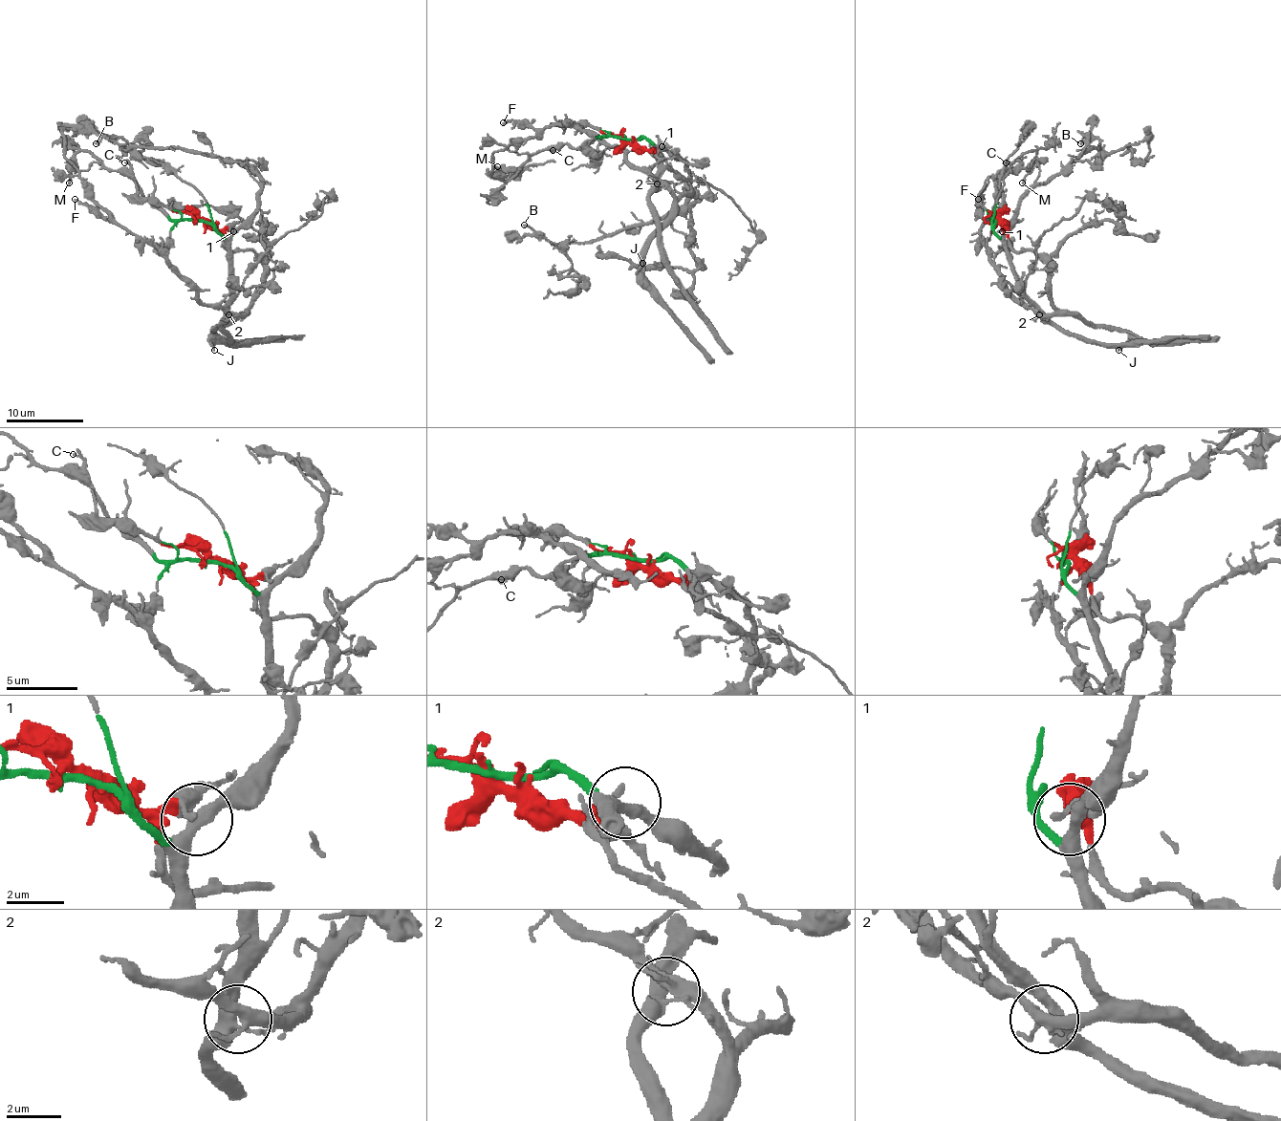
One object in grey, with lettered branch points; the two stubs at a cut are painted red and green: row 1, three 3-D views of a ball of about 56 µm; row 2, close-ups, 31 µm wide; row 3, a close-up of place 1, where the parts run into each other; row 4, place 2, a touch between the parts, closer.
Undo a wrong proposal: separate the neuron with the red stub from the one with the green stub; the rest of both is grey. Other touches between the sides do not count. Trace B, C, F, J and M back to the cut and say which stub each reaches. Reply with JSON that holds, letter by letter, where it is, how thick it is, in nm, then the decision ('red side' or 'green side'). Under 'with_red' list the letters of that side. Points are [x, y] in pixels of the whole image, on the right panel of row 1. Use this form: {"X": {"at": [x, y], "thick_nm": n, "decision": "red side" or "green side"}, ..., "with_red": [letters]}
{"B": {"at": [1080, 143], "thick_nm": 160, "decision": "green side"}, "C": {"at": [1006, 162], "thick_nm": 240, "decision": "green side"}, "F": {"at": [978, 199], "thick_nm": 120, "decision": "red side"}, "J": {"at": [1118, 350], "thick_nm": 120, "decision": "red side"}, "M": {"at": [1022, 183], "thick_nm": 180, "decision": "green side"}, "with_red": ["F", "J"]}

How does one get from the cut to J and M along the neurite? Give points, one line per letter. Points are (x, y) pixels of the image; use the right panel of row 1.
J: (996, 220), (1015, 250), (1033, 250), (1047, 265), (1047, 290), (1060, 311), (1124, 331), (1128, 340), (1118, 350)
M: (996, 220), (992, 220), (1004, 199), (1000, 189), (1006, 169), (1031, 150), (1037, 154), (1033, 169), (1022, 183)

